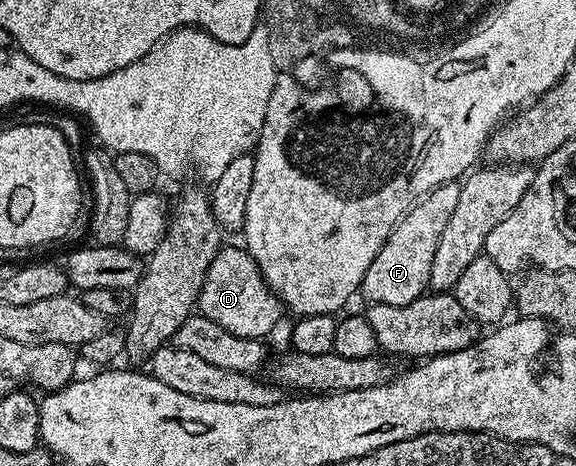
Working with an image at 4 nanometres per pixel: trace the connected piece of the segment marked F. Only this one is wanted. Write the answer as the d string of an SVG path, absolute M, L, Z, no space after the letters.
M455 181L440 185L430 194L418 200L392 229L384 241L376 261L368 265L360 288L361 298L380 305L408 305L420 296L427 294L432 273L432 257L436 257L436 245L440 245L440 233L448 225L460 197L461 182Z

